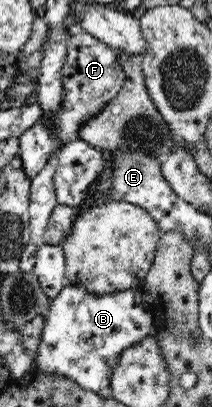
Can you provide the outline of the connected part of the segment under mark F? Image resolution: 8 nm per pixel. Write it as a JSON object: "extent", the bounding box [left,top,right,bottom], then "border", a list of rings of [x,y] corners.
{"extent":[19,30,125,180],"border":[[[80,30],[73,33],[69,42],[67,61],[64,66],[64,85],[67,97],[65,97],[63,109],[53,119],[41,117],[19,139],[19,158],[23,173],[29,180],[43,169],[51,153],[59,153],[61,147],[68,143],[69,136],[79,135],[79,126],[84,124],[91,114],[97,113],[108,101],[111,101],[112,97],[115,97],[125,79],[125,74],[116,61],[116,51],[111,47]]]}

